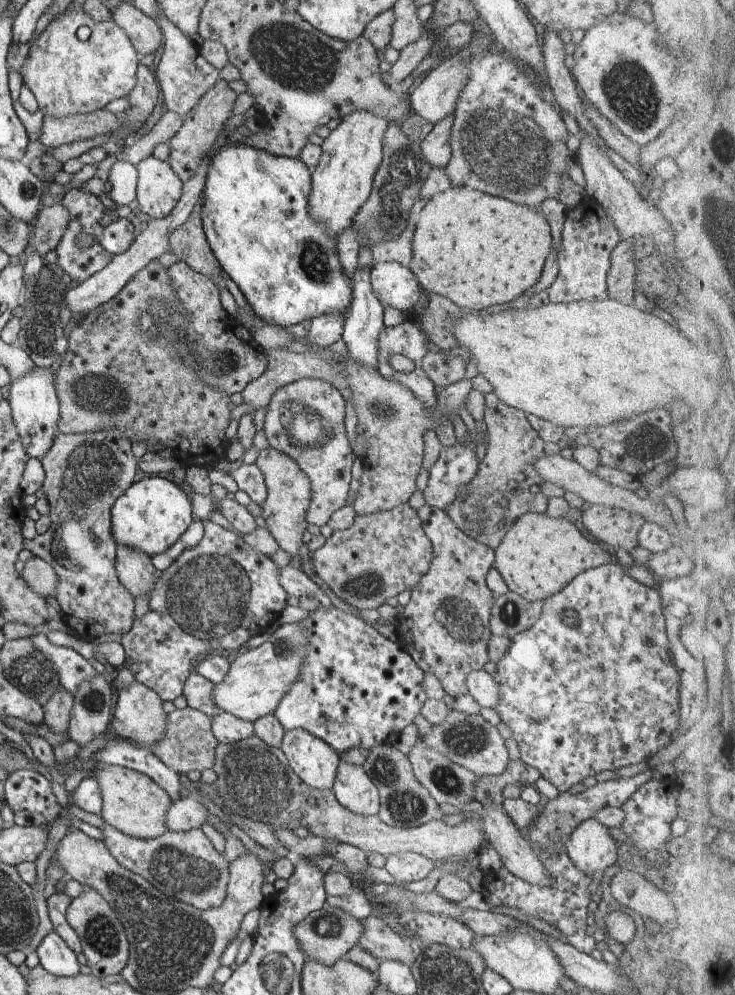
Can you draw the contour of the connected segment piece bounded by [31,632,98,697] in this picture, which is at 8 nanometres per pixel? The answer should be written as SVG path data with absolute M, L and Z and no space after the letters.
M40 632L31 639L34 646L55 664L54 668L59 674L62 688L73 697L82 683L97 676L98 672L88 659L70 647L57 647L51 644L46 633Z

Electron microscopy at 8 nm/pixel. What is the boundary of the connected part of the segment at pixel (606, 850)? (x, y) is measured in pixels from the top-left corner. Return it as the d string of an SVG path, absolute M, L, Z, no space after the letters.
M592 818L574 828L566 846L572 862L581 871L592 875L616 862L619 843L612 838L609 828Z

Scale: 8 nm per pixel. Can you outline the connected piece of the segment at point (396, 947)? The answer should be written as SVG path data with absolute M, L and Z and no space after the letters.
M374 914L363 918L360 922L363 931L357 944L366 952L379 961L397 960L411 966L417 950L410 942Z

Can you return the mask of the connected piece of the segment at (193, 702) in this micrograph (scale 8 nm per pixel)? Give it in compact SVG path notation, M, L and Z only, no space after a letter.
M190 673L183 688L187 706L198 709L211 718L222 713L213 699L215 686L215 683L204 678L200 673Z

